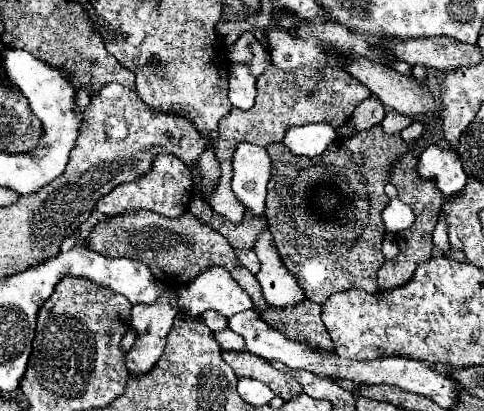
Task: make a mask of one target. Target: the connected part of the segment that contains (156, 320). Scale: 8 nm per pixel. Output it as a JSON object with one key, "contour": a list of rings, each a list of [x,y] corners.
{"contour":[[[169,290],[169,296],[157,300],[157,304],[133,306],[131,326],[137,332],[137,342],[125,354],[125,364],[131,370],[131,376],[147,374],[149,368],[153,368],[153,364],[159,360],[177,312],[179,306],[173,290]]]}

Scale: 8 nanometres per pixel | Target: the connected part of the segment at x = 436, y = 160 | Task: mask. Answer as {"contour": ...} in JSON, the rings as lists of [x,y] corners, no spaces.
{"contour":[[[435,144],[423,150],[417,162],[417,172],[429,178],[445,196],[457,194],[465,186],[465,172],[455,150],[441,150]]]}

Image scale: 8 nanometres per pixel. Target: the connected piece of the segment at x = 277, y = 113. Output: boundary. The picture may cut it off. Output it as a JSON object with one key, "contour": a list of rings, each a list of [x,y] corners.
{"contour":[[[269,66],[257,78],[257,98],[253,108],[245,112],[233,108],[219,122],[219,144],[215,146],[215,150],[217,150],[217,160],[221,164],[223,176],[219,180],[215,194],[209,198],[209,206],[231,222],[239,224],[243,220],[245,208],[233,194],[231,176],[229,176],[231,158],[239,142],[245,140],[257,146],[267,146],[271,142],[281,142],[287,128],[305,126],[313,122],[323,122],[337,130],[353,114],[353,110],[369,96],[371,96],[369,88],[365,88],[359,80],[353,80],[353,76],[349,76],[341,68],[325,68],[323,74],[317,74],[313,72],[313,68],[301,68],[297,72],[281,72],[279,68]]]}

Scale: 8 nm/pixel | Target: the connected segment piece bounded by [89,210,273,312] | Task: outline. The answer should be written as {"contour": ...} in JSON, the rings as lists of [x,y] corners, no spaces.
{"contour":[[[141,210],[141,212],[127,212],[115,218],[107,218],[91,230],[89,248],[93,248],[95,252],[107,258],[125,256],[131,260],[141,260],[151,268],[153,276],[157,276],[157,280],[161,280],[163,284],[169,284],[169,288],[185,286],[205,270],[213,266],[223,266],[225,270],[229,270],[231,278],[251,296],[253,308],[257,312],[261,312],[263,308],[265,310],[273,308],[271,304],[265,302],[259,280],[255,278],[255,274],[251,274],[245,266],[239,264],[237,254],[233,246],[225,240],[225,236],[211,230],[207,224],[197,220],[191,212],[185,212],[179,218],[165,218],[147,210]]]}

